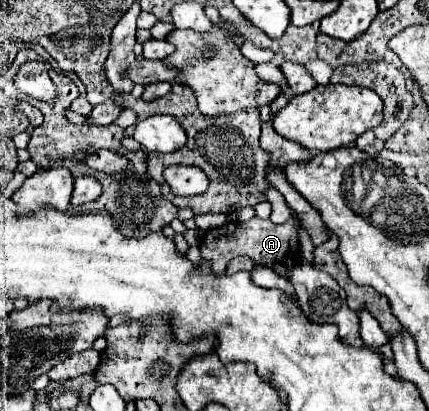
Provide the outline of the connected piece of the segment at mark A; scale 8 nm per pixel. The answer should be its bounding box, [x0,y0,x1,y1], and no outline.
[200,216,302,278]

